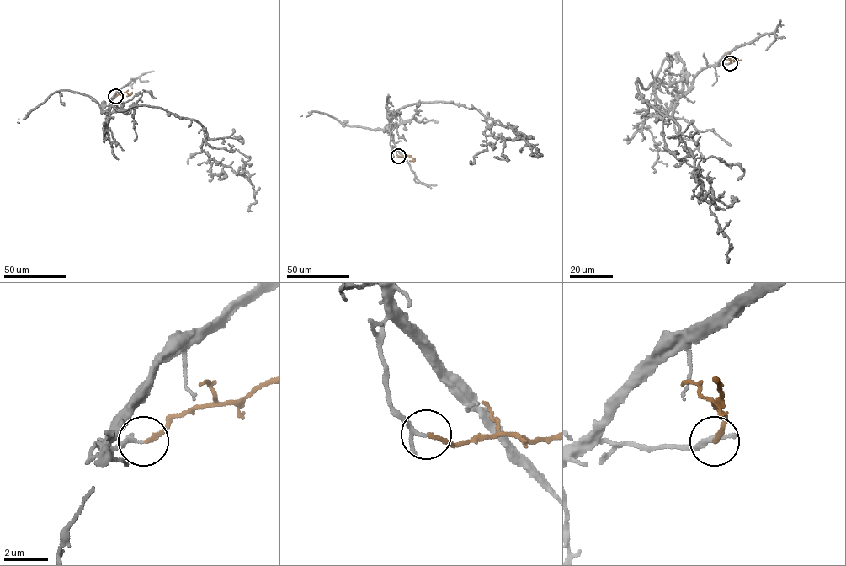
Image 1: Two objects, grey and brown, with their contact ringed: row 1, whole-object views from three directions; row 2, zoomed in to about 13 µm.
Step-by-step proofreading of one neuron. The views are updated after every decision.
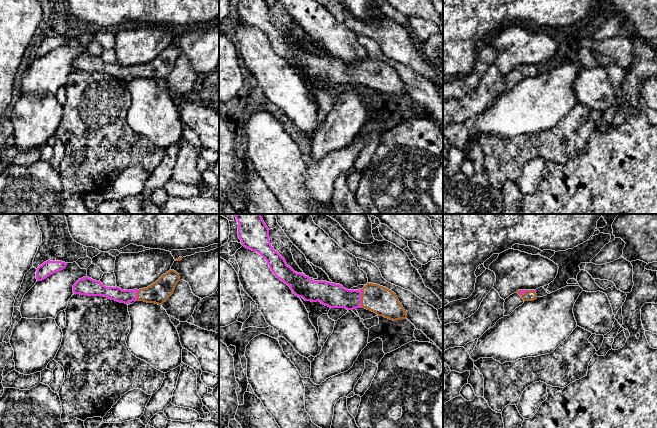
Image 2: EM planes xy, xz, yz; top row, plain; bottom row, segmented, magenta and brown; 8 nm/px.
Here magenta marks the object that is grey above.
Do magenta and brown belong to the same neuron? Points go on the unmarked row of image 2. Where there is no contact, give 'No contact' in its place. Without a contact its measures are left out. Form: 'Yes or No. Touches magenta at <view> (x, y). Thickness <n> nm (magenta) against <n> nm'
Yes. Touches magenta at xz (360, 74). Thickness 190 nm (magenta) against 220 nm

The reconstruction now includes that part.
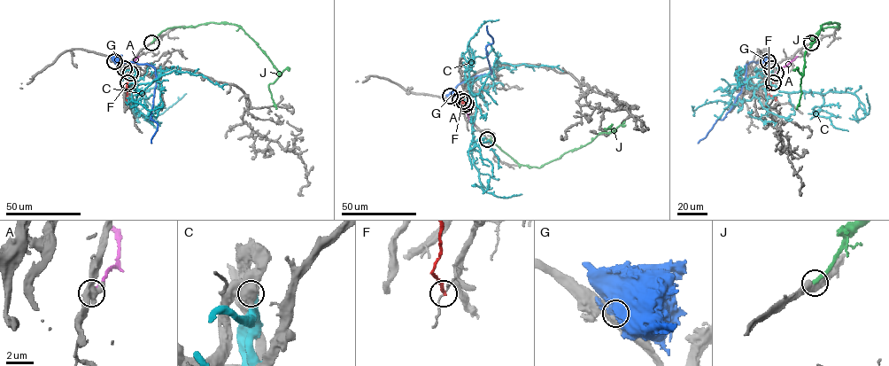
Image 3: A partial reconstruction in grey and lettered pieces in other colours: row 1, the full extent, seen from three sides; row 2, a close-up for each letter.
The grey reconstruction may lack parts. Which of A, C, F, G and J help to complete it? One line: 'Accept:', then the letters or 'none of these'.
Accept: none of these

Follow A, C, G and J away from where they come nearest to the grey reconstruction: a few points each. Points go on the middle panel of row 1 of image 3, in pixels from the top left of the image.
A: (466, 104), (467, 117), (474, 125)
C: (459, 99), (467, 99), (471, 94), (468, 104), (475, 110), (472, 154), (481, 187), (498, 197), (521, 194)
G: (450, 96), (466, 80), (491, 73), (486, 48), (493, 38), (488, 33), (487, 26)
J: (487, 139), (520, 164), (537, 167), (590, 143), (601, 132), (614, 131), (604, 128), (611, 125)

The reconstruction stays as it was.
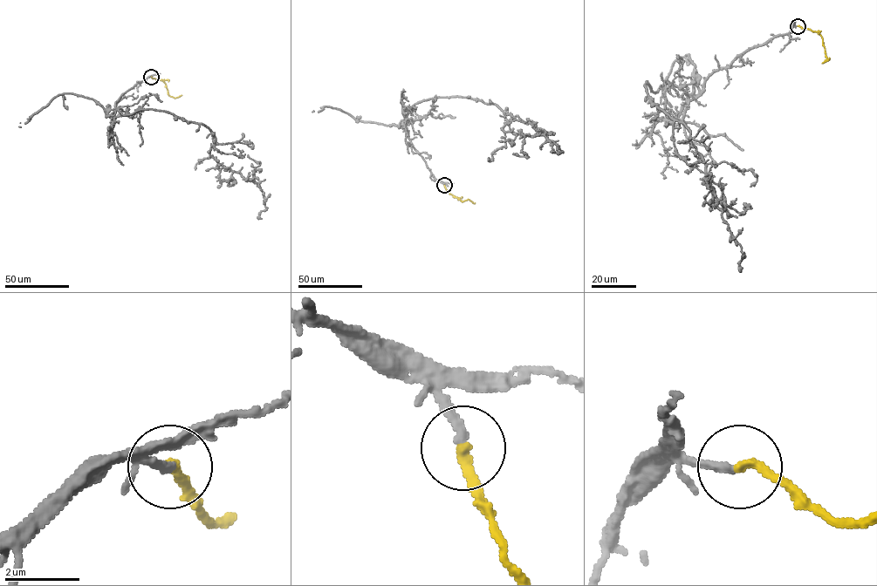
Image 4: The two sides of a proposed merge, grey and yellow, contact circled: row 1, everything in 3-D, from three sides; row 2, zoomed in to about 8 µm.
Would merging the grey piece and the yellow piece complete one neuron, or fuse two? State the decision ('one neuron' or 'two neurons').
one neuron

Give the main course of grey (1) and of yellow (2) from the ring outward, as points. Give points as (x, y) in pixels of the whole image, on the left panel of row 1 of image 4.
1: (151, 77), (115, 102), (111, 129), (107, 110), (204, 125), (211, 156), (258, 184), (262, 218)
2: (151, 77), (162, 80), (171, 96), (181, 95)

